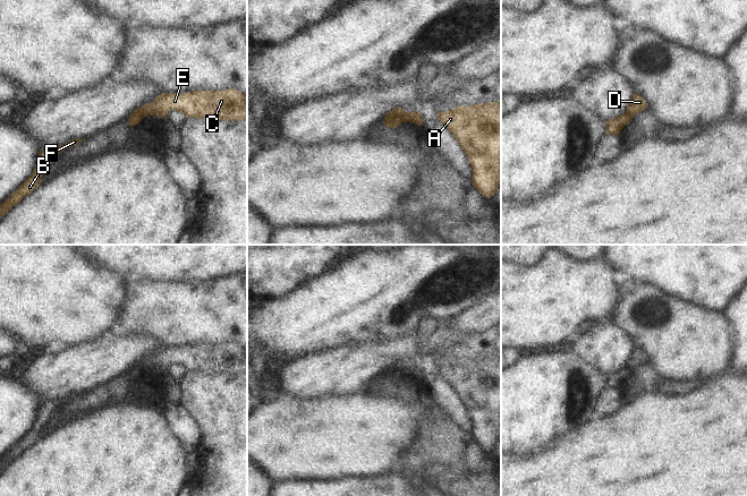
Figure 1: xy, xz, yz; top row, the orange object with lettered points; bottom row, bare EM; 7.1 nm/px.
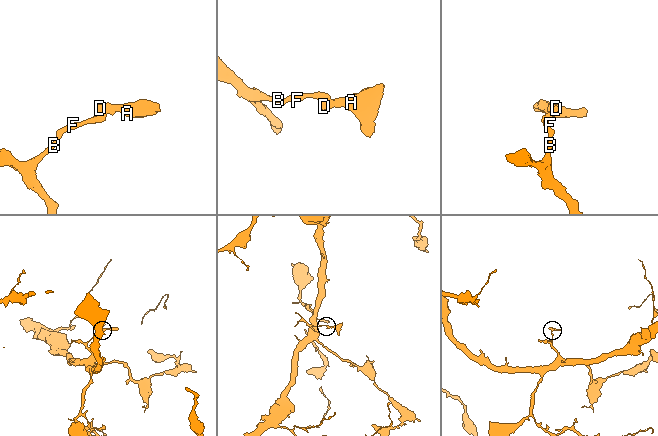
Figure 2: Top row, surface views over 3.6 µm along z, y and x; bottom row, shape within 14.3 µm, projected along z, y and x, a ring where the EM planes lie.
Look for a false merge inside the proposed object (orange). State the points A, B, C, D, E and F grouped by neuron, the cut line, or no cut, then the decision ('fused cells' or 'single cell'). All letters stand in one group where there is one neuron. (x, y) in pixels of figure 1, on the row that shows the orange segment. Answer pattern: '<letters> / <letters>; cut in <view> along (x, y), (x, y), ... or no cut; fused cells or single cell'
A C D E / B F; cut in xz along (405, 112), (388, 119), (384, 118); fused cells

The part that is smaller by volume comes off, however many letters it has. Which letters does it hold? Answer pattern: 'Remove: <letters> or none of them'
Remove: A, C, D, E

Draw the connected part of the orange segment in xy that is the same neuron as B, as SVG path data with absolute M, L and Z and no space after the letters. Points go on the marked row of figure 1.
M71 139L60 146L44 147L36 161L35 169L29 178L16 190L9 198L0 205L0 219L15 205L17 205L24 197L35 190L42 182L42 176L49 169L53 159L62 153L66 148L71 147L85 139Z

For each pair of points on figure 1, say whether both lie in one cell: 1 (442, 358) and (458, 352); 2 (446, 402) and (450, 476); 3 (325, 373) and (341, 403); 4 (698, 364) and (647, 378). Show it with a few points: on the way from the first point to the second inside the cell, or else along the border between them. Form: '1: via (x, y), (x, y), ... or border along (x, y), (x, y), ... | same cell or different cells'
1: via (446, 357), (455, 352) | same cell
2: border along (444, 412), (467, 433) | different cells
3: border along (363, 387), (349, 393), (331, 393), (311, 398) | different cells
4: border along (648, 360), (662, 376), (686, 379) | different cells

